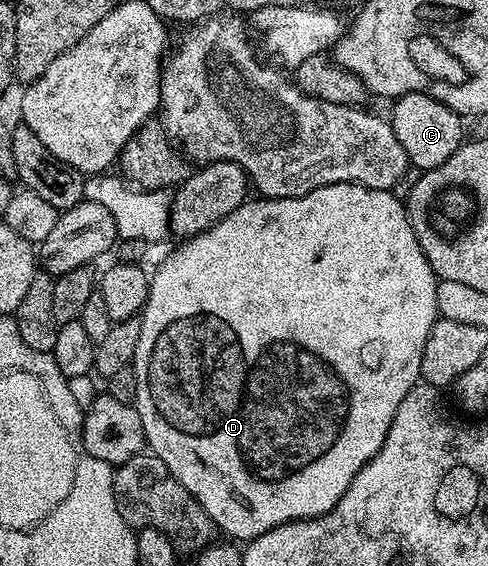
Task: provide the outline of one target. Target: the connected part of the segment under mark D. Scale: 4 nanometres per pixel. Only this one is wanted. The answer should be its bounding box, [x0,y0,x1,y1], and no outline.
[131,184,439,542]

